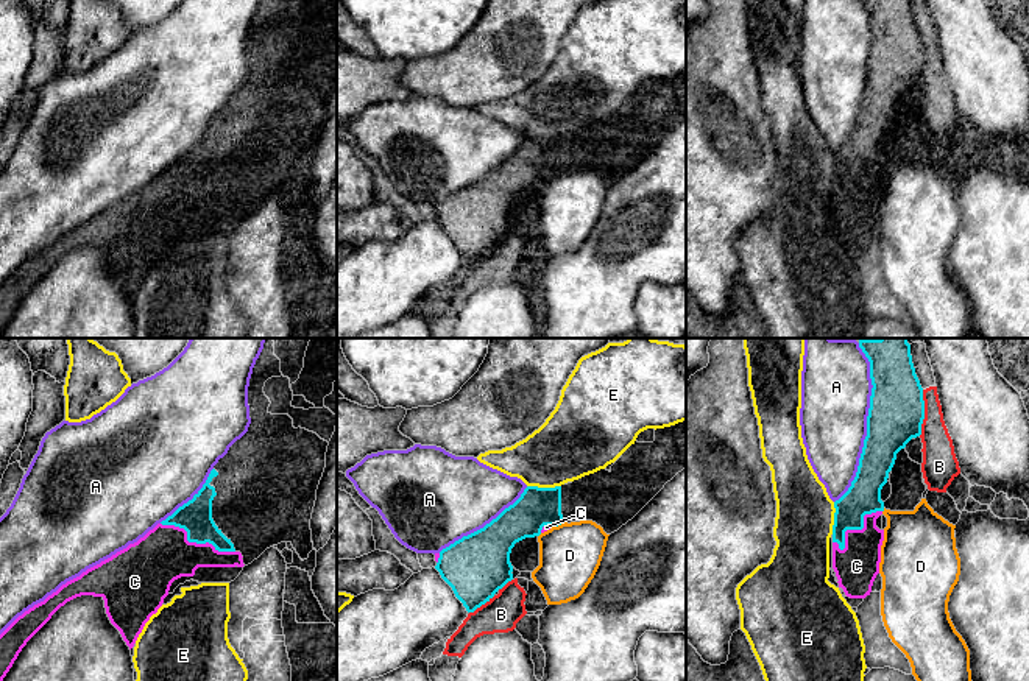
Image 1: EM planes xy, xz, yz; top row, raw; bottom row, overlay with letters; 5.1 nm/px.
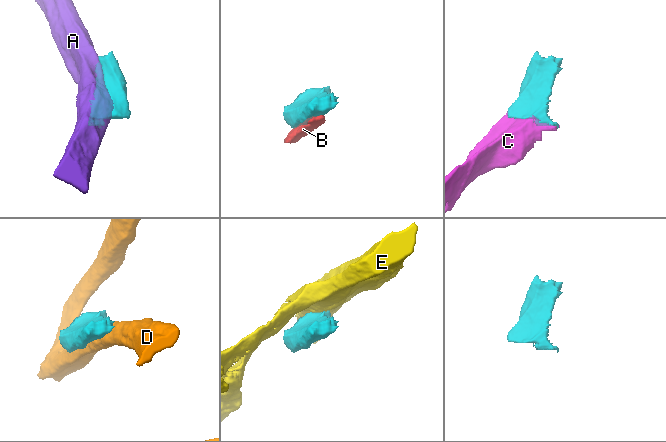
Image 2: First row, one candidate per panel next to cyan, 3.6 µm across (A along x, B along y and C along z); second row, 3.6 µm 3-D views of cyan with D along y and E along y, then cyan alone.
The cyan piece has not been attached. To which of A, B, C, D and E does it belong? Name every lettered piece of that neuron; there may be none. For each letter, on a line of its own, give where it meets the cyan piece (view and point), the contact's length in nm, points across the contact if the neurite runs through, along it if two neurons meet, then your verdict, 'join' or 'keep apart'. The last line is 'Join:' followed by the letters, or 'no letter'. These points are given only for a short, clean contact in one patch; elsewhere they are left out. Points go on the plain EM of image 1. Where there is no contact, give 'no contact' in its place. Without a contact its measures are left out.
A: meets cyan in yz at (867, 77); contact 800 nm long; keep apart
B: meets cyan in yz at (923, 64); contact 240 nm long; keep apart
C: meets cyan in xy at (195, 192); contact 420 nm long; join
D: meets cyan in xz at (558, 175); contact 80 nm long; border along xz (565, 173), (552, 178); keep apart
E: meets cyan in xz at (544, 139); contact 180 nm long; keep apart
Join: C

